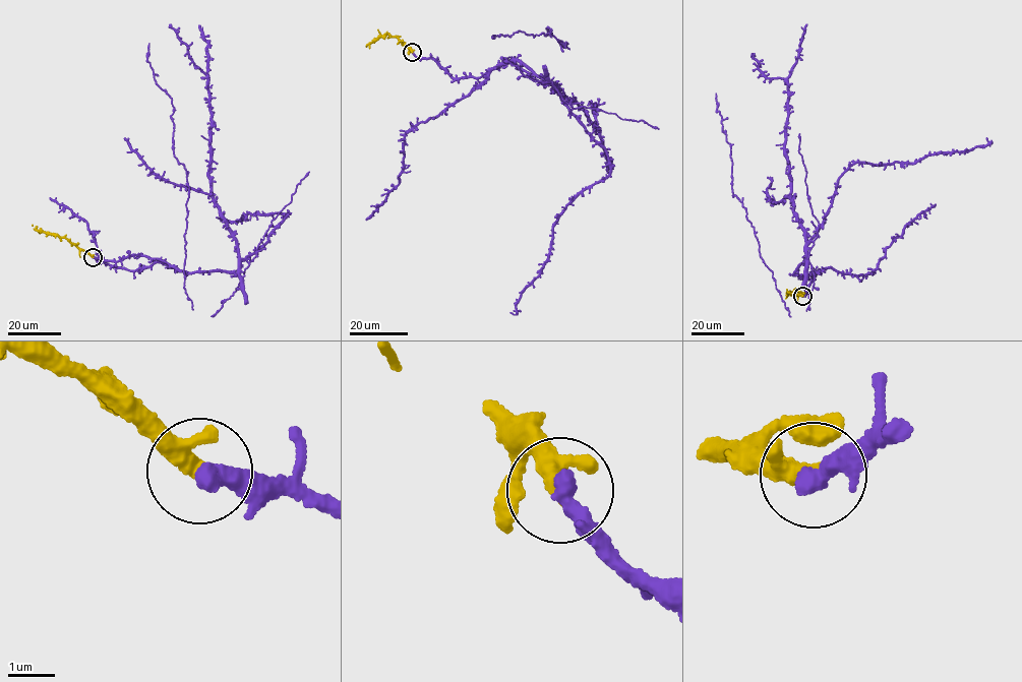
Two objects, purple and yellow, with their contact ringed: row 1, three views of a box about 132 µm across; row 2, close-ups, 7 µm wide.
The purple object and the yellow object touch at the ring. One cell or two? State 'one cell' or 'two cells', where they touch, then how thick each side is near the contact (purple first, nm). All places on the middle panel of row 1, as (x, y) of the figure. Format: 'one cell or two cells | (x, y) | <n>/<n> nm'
one cell | (412, 52) | 420/280 nm

